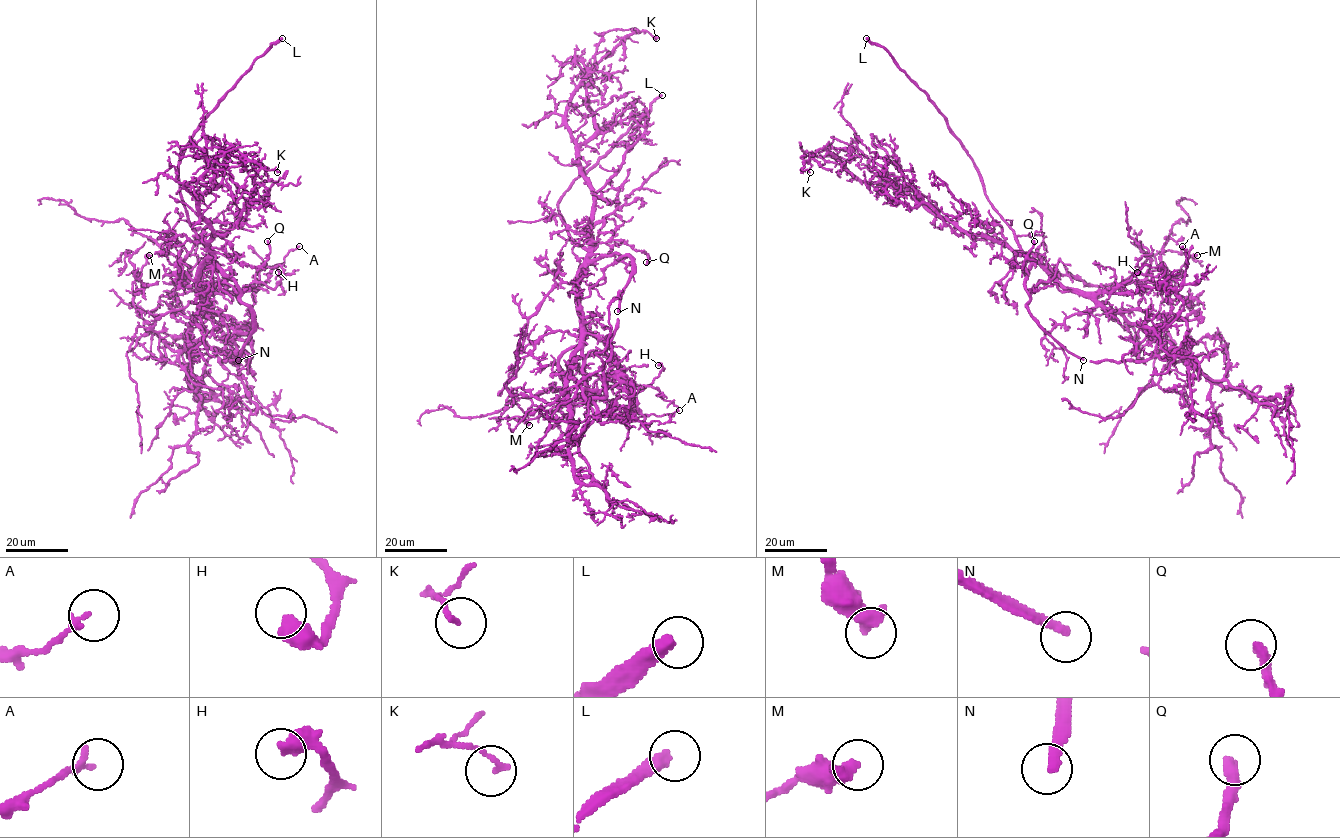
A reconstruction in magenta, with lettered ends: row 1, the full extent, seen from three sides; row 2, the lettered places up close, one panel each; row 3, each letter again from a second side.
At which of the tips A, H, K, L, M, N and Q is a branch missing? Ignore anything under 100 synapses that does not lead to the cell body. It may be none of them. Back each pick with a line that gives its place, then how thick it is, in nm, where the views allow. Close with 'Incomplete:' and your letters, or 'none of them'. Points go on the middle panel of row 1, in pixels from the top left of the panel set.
L: Place: (662, 95). Thickness 400 nm
Incomplete: L

